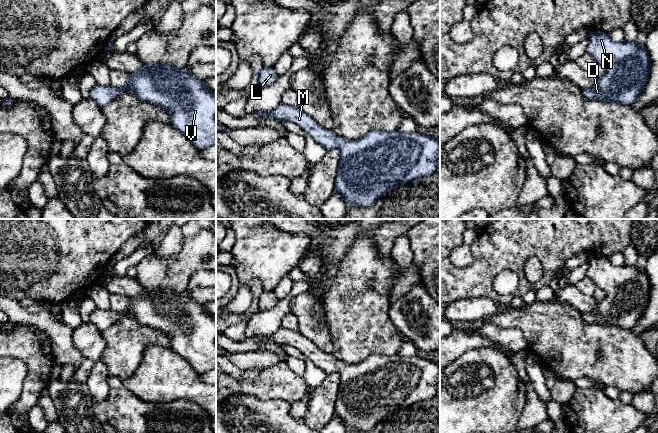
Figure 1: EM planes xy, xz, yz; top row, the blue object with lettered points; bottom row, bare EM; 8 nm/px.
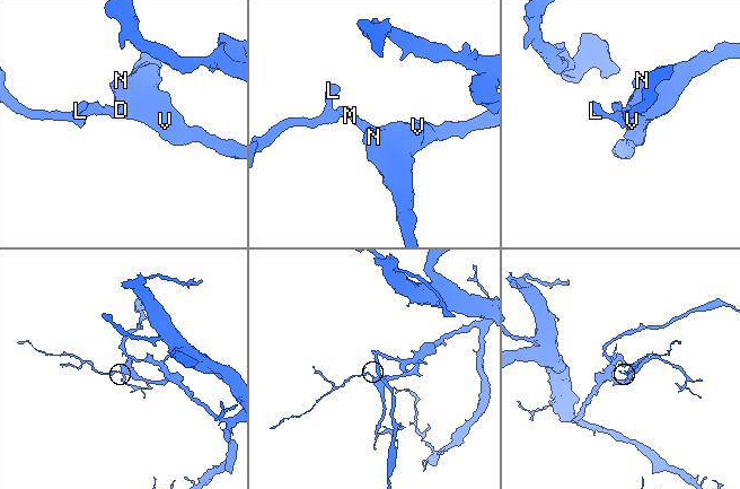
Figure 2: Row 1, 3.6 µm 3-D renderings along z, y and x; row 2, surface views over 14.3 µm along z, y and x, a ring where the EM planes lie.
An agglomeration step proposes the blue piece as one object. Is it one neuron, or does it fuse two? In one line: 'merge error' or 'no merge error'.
no merge error

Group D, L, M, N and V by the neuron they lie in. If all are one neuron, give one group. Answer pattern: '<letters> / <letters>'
D L M N V

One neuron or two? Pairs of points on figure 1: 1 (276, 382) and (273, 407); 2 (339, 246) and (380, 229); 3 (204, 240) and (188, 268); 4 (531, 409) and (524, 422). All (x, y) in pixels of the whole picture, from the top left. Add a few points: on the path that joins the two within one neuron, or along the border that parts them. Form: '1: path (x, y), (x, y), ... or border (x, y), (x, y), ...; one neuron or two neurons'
1: border (251, 394), (261, 399), (283, 399), (290, 404); two neurons
2: path (349, 236), (356, 229), (370, 229); one neuron
3: path (203, 247), (189, 261); one neuron
4: path (531, 412), (527, 419); one neuron

